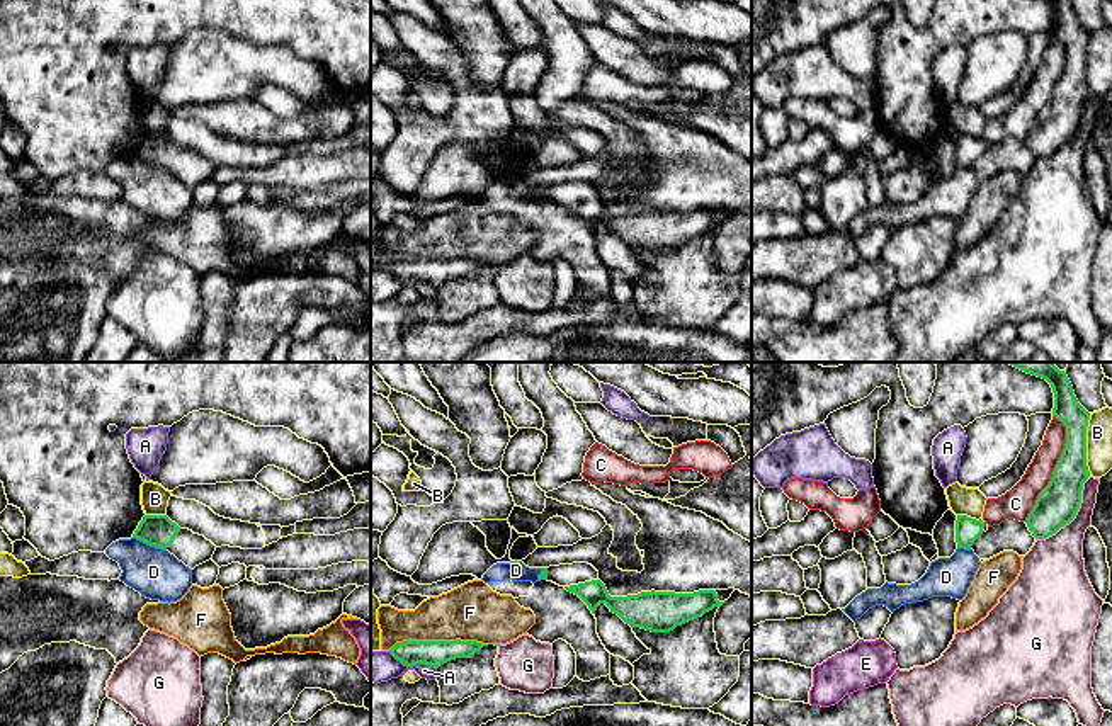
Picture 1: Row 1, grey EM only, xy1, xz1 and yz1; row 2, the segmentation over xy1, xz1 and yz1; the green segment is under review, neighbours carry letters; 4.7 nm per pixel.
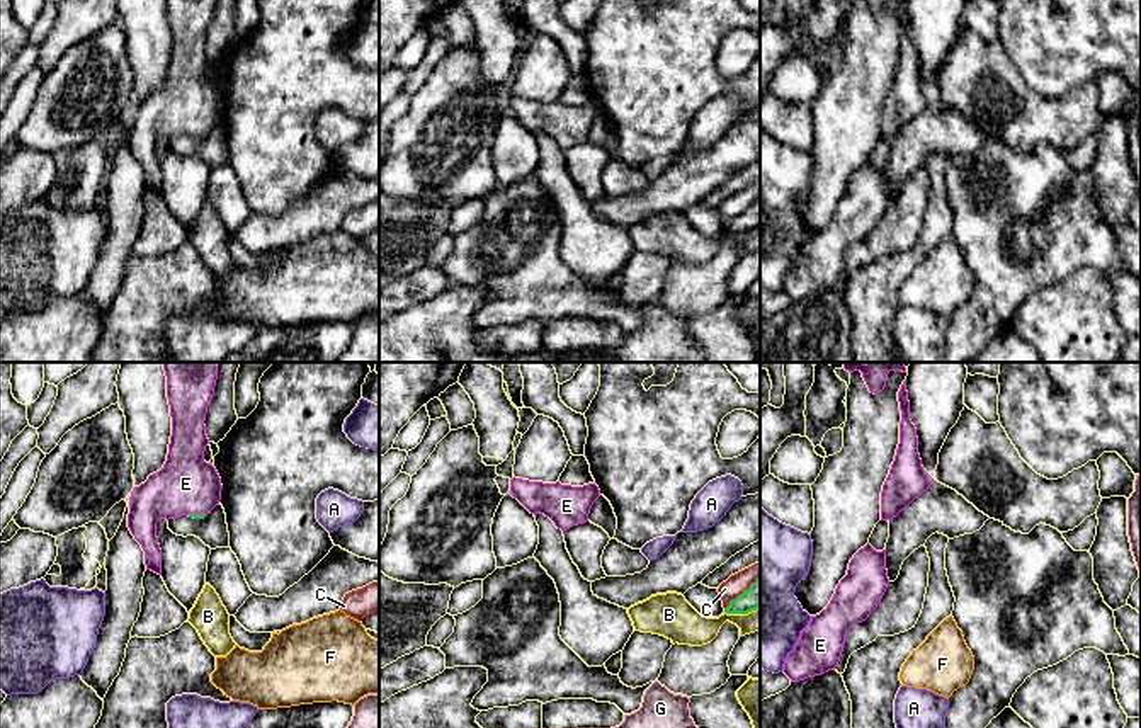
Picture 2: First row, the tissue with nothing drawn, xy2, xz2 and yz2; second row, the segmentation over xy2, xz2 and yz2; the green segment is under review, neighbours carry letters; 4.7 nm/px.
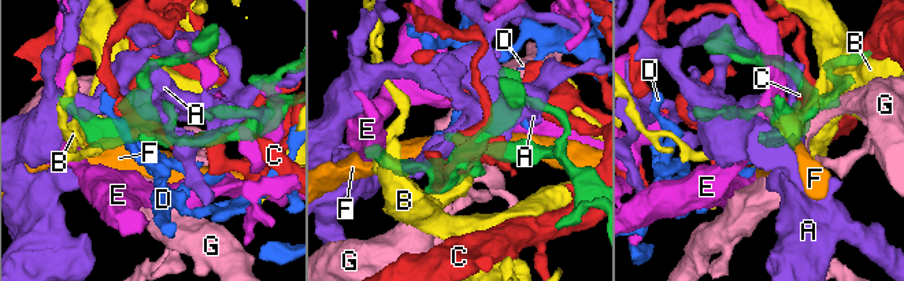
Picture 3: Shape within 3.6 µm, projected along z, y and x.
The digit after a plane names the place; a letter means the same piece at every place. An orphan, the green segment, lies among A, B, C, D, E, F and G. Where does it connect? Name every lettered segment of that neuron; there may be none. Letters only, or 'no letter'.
E

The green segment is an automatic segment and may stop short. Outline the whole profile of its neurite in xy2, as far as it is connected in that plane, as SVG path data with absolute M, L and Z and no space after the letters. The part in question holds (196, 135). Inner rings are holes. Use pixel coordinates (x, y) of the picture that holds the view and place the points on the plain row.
M167 0L172 54L163 87L134 105L128 146L145 170L146 189L162 194L156 141L189 134L204 138L221 119L221 97L204 80L209 63L206 32L216 0Z

